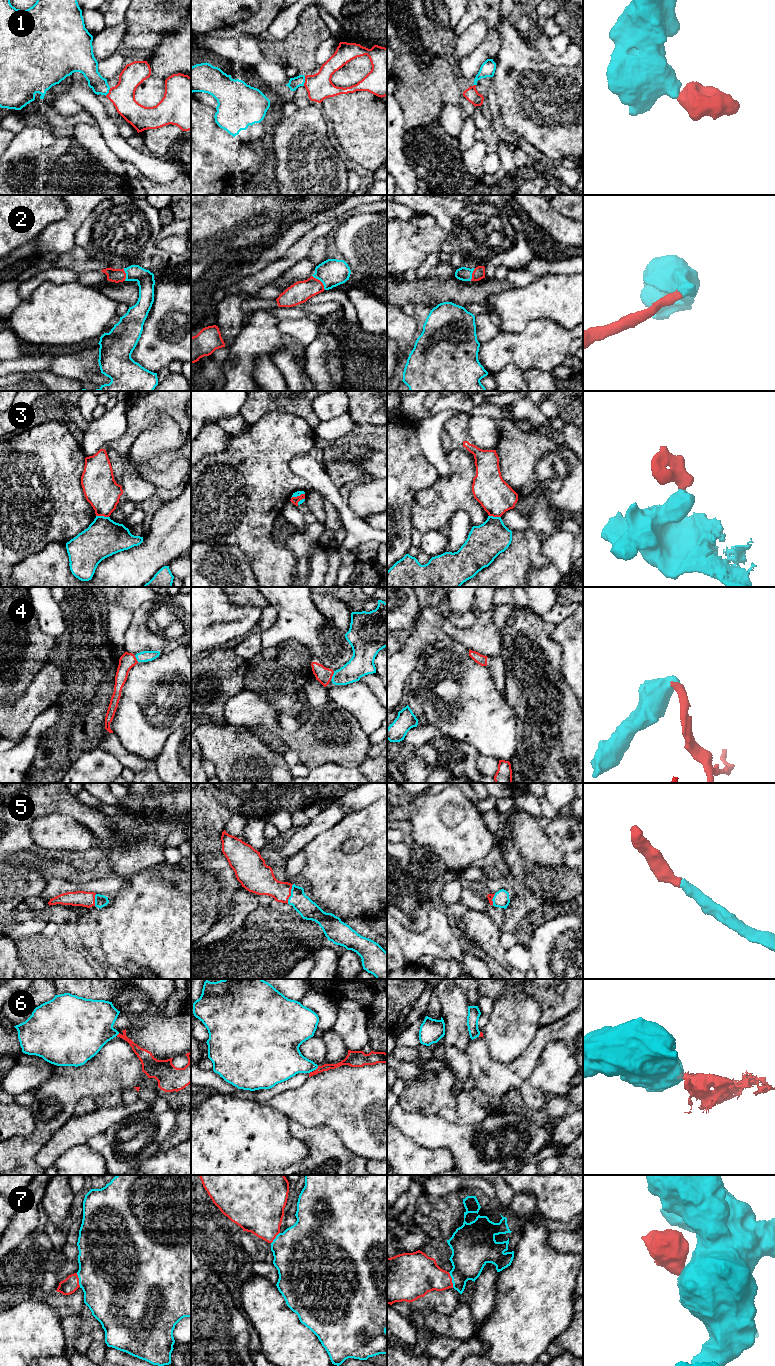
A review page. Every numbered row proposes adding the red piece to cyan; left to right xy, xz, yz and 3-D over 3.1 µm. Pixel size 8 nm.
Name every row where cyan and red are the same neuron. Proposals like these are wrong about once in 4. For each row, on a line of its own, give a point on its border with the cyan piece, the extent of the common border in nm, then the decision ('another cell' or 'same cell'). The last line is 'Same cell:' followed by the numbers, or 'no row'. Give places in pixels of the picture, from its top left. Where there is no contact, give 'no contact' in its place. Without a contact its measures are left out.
1: meets cyan in xz at (304, 81); contact 80 nm long; same cell
2: meets cyan in xz at (320, 280); contact 160 nm long; same cell
3: meets cyan in xy at (102, 516); contact 110 nm long; another cell
4: meets cyan in xz at (332, 676); contact 90 nm long; same cell
5: meets cyan in xz at (291, 894); contact 170 nm long; same cell
6: meets cyan in xz at (317, 1067); contact 50 nm long; another cell
7: meets cyan in yz at (452, 1280); contact 130 nm long; same cell
Same cell: 1, 2, 4, 5, 7

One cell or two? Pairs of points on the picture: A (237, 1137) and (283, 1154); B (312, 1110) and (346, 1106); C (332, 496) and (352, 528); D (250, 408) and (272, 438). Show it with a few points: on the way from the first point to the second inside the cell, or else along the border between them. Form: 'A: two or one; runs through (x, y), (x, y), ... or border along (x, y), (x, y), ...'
A: one; runs through (248, 1141), (264, 1142), (272, 1146)
B: one; runs through (320, 1107), (338, 1107)
C: one; runs through (340, 504), (349, 520)
D: two; border along (280, 410), (269, 410), (250, 425)

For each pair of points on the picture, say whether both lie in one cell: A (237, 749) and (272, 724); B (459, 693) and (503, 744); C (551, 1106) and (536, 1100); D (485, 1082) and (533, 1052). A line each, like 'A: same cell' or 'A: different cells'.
A: different cells
B: same cell
C: different cells
D: same cell

